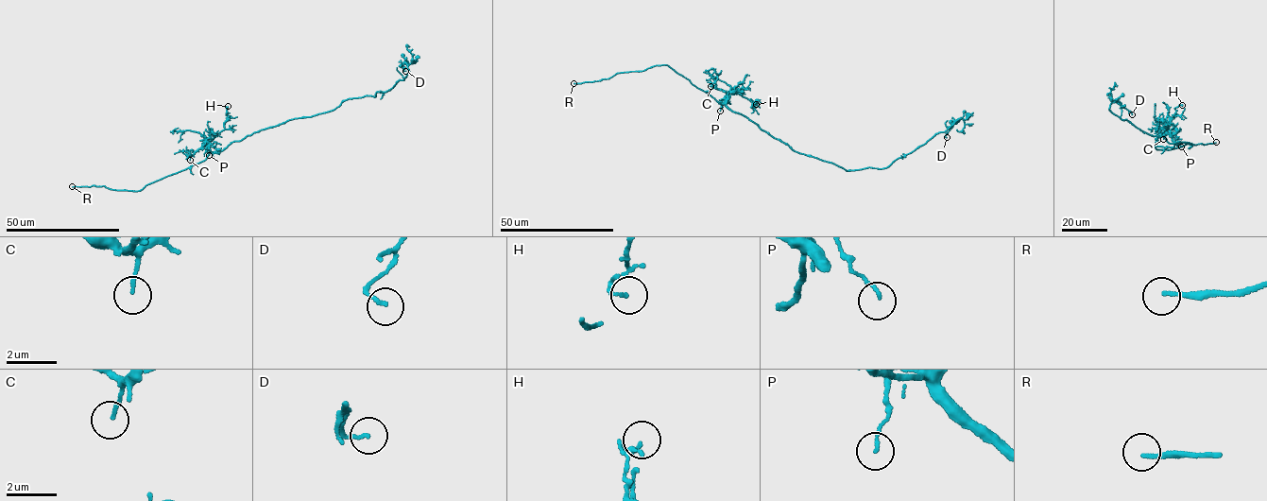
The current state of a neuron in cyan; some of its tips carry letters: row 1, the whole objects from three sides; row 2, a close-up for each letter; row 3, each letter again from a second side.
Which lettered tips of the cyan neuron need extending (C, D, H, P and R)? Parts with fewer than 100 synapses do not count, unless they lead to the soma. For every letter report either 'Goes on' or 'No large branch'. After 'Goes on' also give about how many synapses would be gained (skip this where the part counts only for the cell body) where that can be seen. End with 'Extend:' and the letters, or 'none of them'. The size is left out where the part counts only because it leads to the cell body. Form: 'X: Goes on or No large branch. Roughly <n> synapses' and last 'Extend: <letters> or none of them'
C: No large branch
D: No large branch
H: No large branch
P: No large branch
R: Goes on
Extend: R

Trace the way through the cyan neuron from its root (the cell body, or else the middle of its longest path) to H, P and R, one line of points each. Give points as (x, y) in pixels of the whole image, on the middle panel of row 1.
H: (779, 141), (730, 110), (726, 103), (730, 94), (737, 93), (756, 102), (756, 99), (756, 104)
P: (779, 141), (730, 110), (726, 100), (721, 104), (720, 111)
R: (779, 141), (719, 103), (667, 65), (656, 64), (642, 71), (617, 73), (607, 78), (573, 83)

